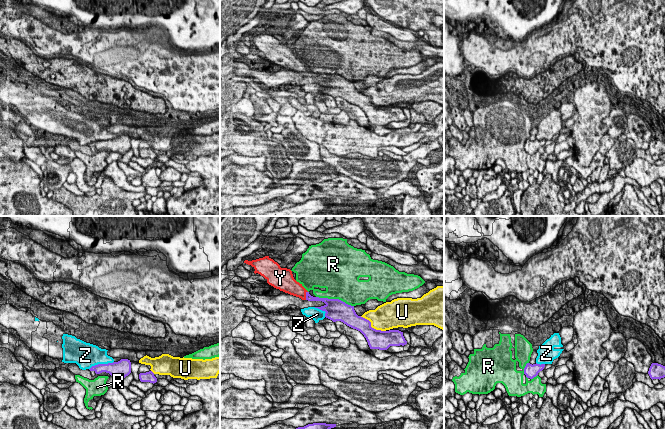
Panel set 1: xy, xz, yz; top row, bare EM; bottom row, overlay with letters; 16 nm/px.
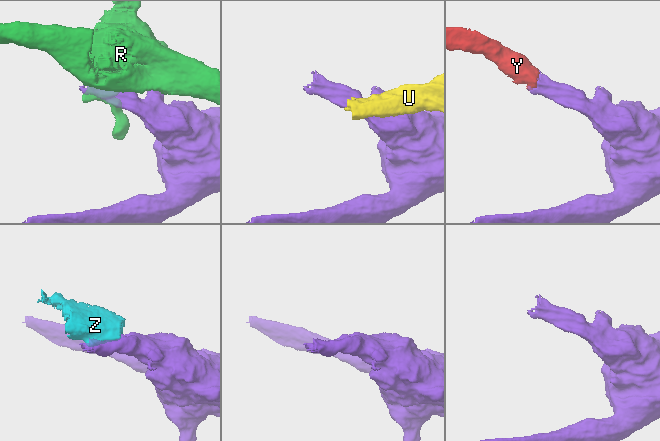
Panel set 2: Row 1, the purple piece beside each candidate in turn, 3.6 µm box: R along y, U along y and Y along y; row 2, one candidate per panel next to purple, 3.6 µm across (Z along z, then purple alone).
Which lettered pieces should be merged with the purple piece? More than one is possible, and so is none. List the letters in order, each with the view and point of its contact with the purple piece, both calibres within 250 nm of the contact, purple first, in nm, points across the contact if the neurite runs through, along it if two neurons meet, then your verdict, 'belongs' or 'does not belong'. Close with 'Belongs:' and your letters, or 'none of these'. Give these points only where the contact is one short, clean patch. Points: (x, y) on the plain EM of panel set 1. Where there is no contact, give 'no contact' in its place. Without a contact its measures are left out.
R: meets purple in xz at (335, 75); 360 nm thick on the purple side, 460 nm on the other; does not belong
U: meets purple in xz at (370, 102); 320 nm thick on the purple side, 400 nm on the other; does not belong
Y: meets purple in xz at (306, 71); 100 nm thick on the purple side, 240 nm on the other; runs through xz (308, 73), (306, 71), (294, 64); belongs
Z: meets purple in xy at (101, 140); 220 nm thick on the purple side, 360 nm on the other; does not belong
Belongs: Y

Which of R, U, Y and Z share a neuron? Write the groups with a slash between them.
R / U Z / Y

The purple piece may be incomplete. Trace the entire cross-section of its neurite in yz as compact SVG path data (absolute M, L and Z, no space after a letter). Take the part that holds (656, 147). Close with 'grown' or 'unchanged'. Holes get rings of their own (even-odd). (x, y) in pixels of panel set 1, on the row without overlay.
M652 139L648 150L650 154L653 155L661 155L665 153L665 142L658 140L658 139Z; unchanged

